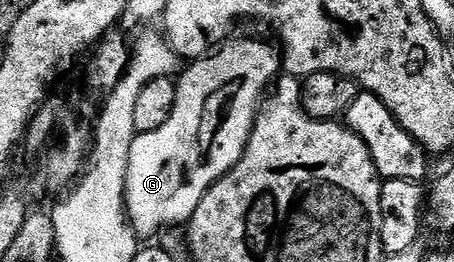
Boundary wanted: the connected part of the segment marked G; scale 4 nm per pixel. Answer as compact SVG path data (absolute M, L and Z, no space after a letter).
M234 39L224 42L214 53L194 60L188 66L191 68L178 76L175 84L177 101L169 121L165 121L161 129L153 129L153 133L136 135L133 149L129 149L127 218L131 220L136 236L144 237L162 227L186 224L193 217L197 205L201 205L201 197L205 197L207 190L222 175L229 173L243 156L260 102L280 74L281 55L276 48L274 51L259 39Z

